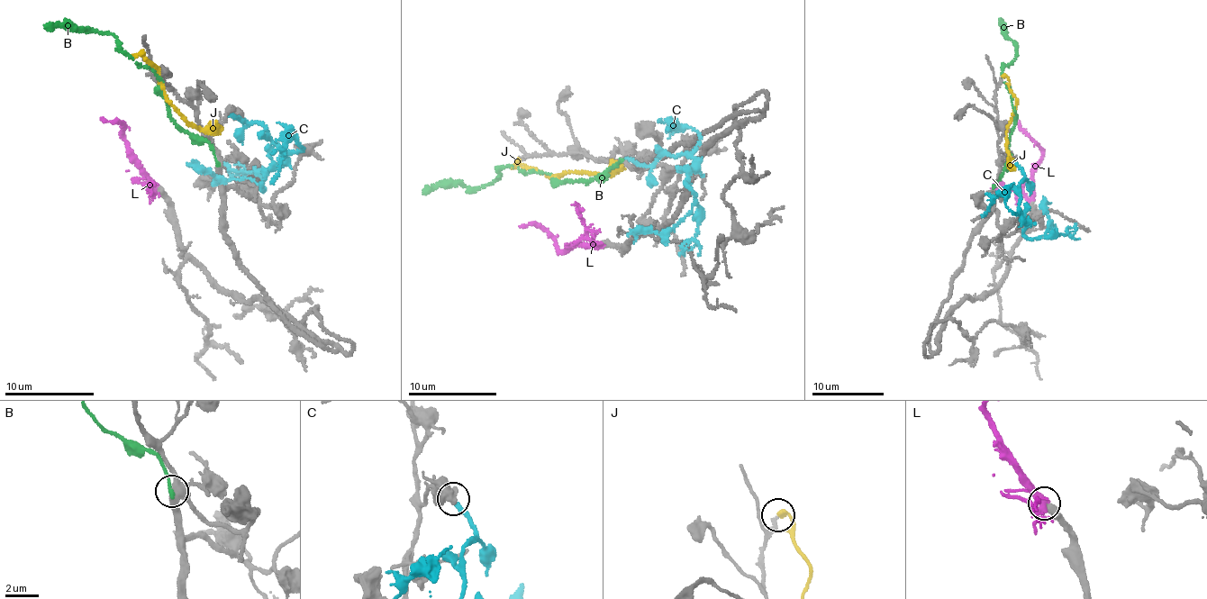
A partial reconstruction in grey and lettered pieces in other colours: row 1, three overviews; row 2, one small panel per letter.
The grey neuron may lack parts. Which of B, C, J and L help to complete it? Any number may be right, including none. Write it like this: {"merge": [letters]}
{"merge": ["L"]}

